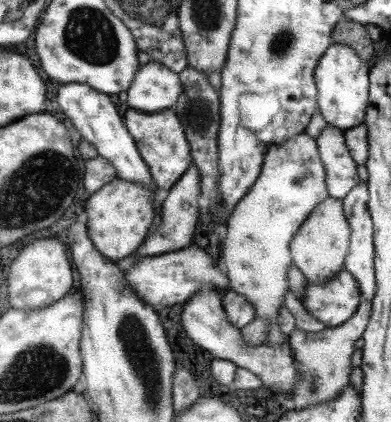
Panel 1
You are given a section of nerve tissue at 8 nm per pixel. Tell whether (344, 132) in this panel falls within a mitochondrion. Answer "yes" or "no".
no

